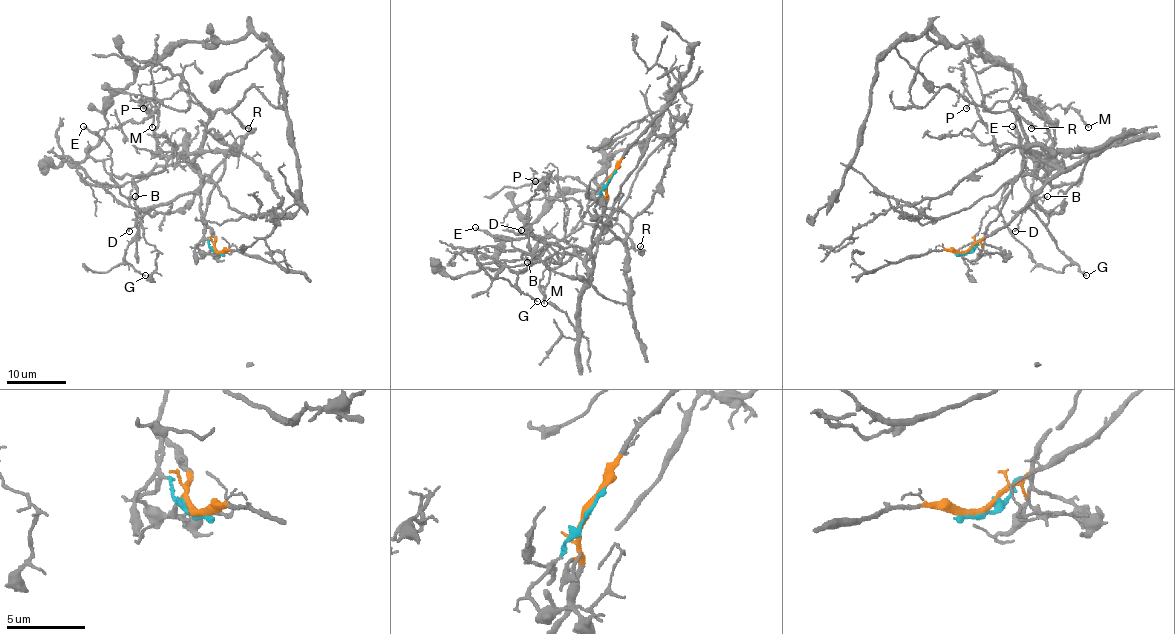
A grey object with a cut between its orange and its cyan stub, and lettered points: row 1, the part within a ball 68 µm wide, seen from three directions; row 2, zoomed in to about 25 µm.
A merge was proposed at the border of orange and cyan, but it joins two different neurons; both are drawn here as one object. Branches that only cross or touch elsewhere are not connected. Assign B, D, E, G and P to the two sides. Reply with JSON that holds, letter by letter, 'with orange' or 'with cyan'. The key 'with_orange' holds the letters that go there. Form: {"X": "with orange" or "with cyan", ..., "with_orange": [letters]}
{"B": "with cyan", "D": "with orange", "E": "with cyan", "G": "with orange", "P": "with cyan", "with_orange": ["D", "G"]}

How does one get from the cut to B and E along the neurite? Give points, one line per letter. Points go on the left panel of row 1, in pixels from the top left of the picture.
B: (217, 253), (204, 237), (203, 216), (225, 152), (234, 146), (183, 207), (151, 215), (130, 204), (136, 195)
E: (217, 253), (203, 216), (234, 146), (183, 207), (151, 215), (124, 195), (111, 148), (84, 126)

